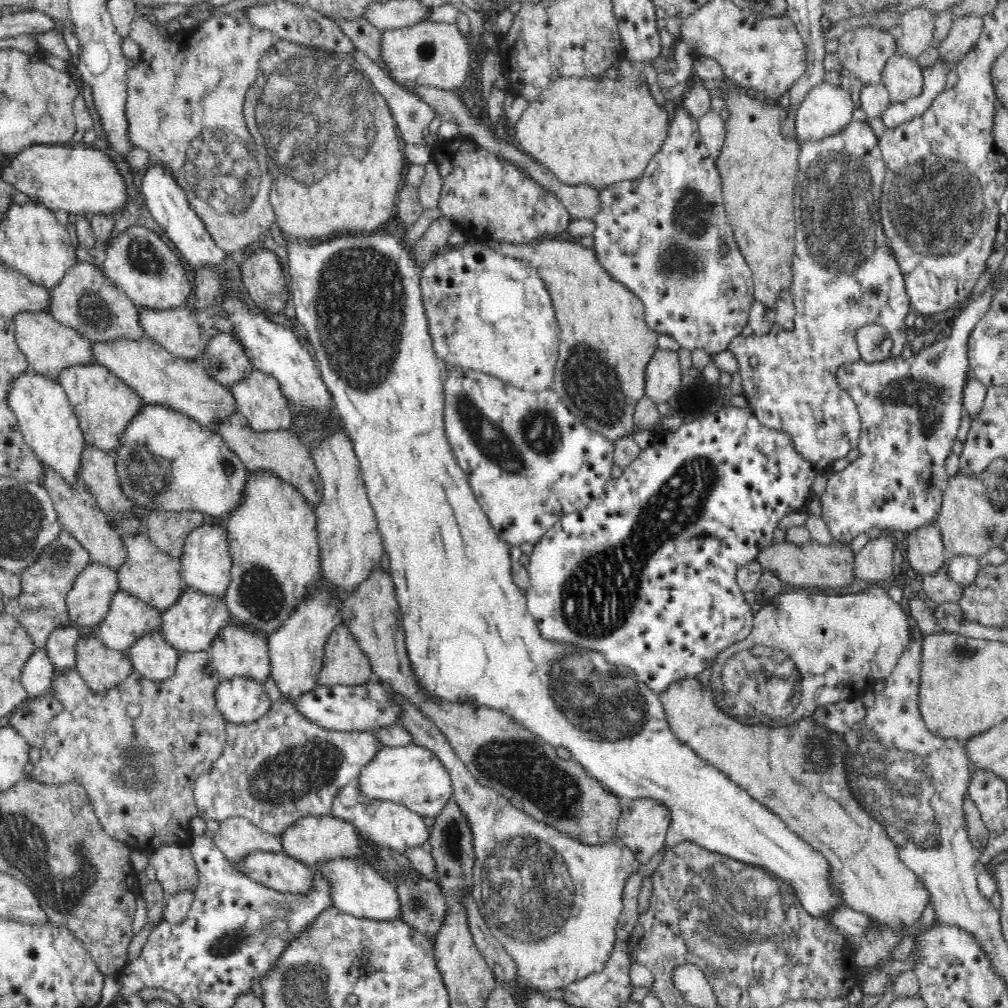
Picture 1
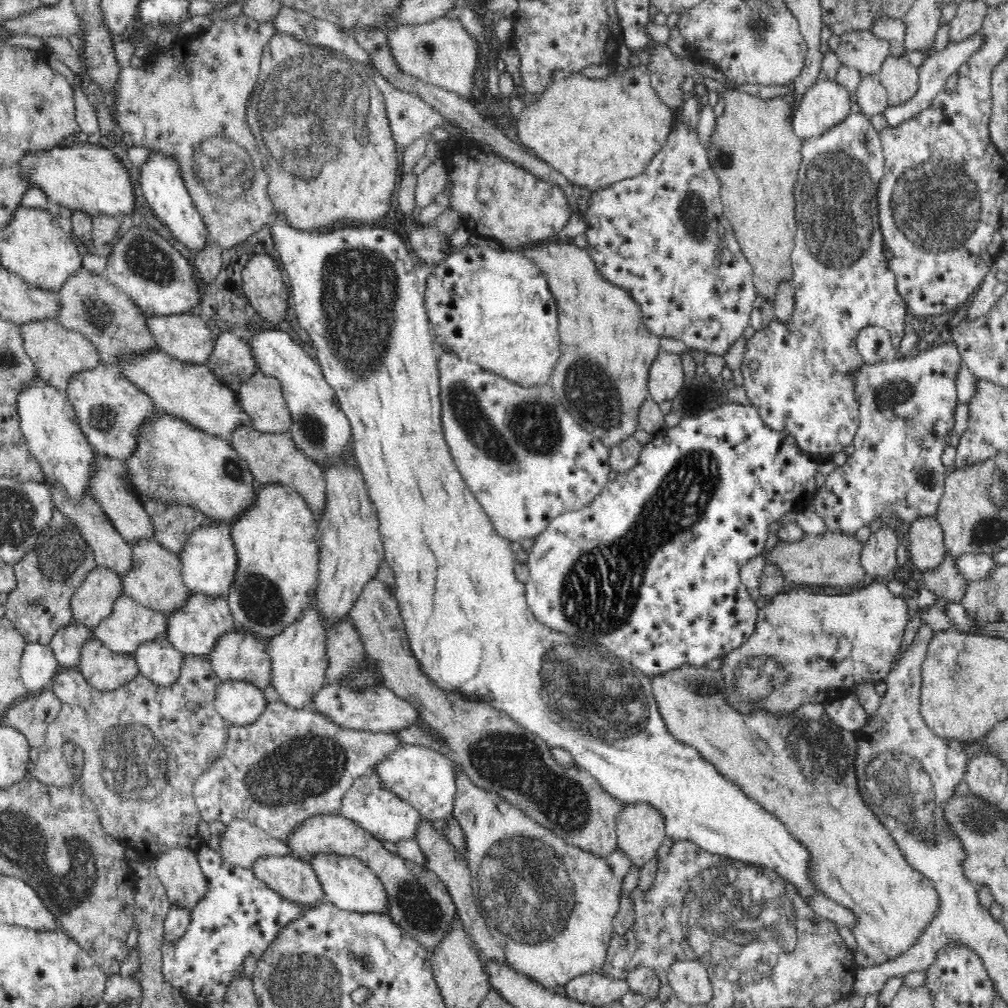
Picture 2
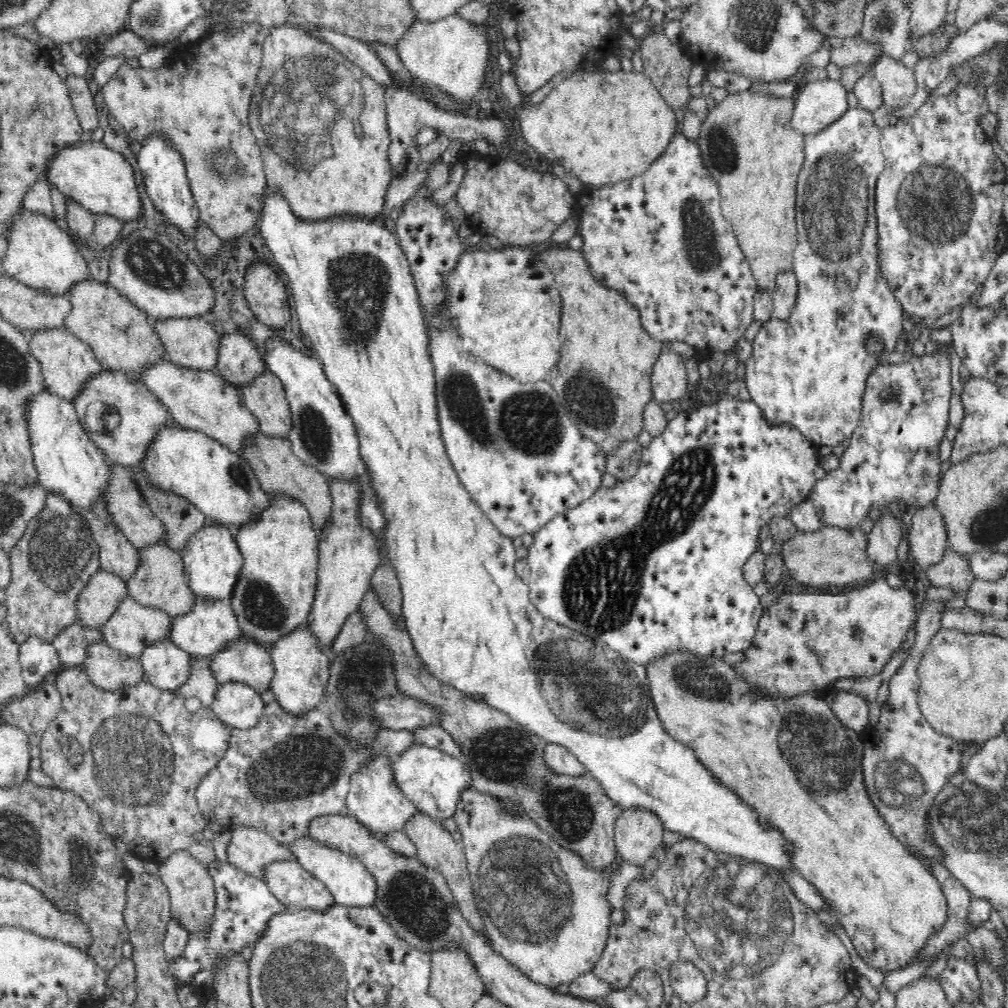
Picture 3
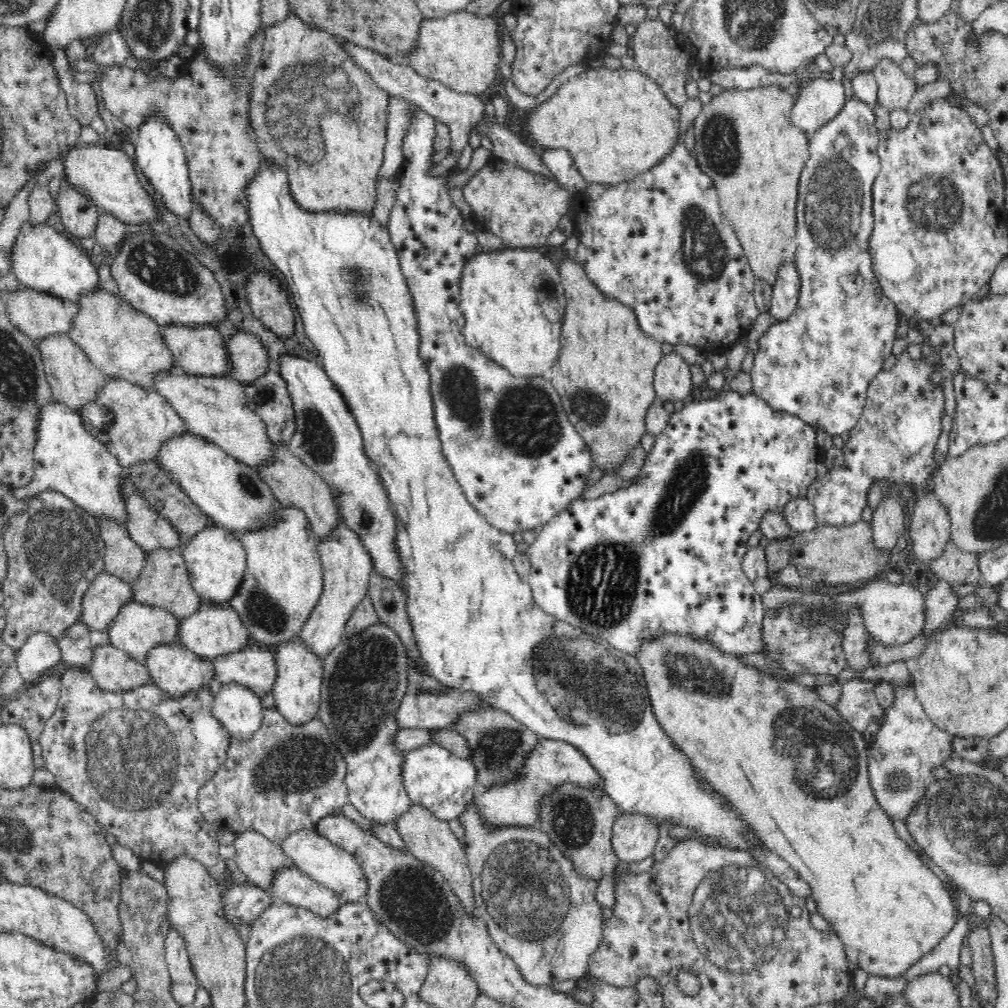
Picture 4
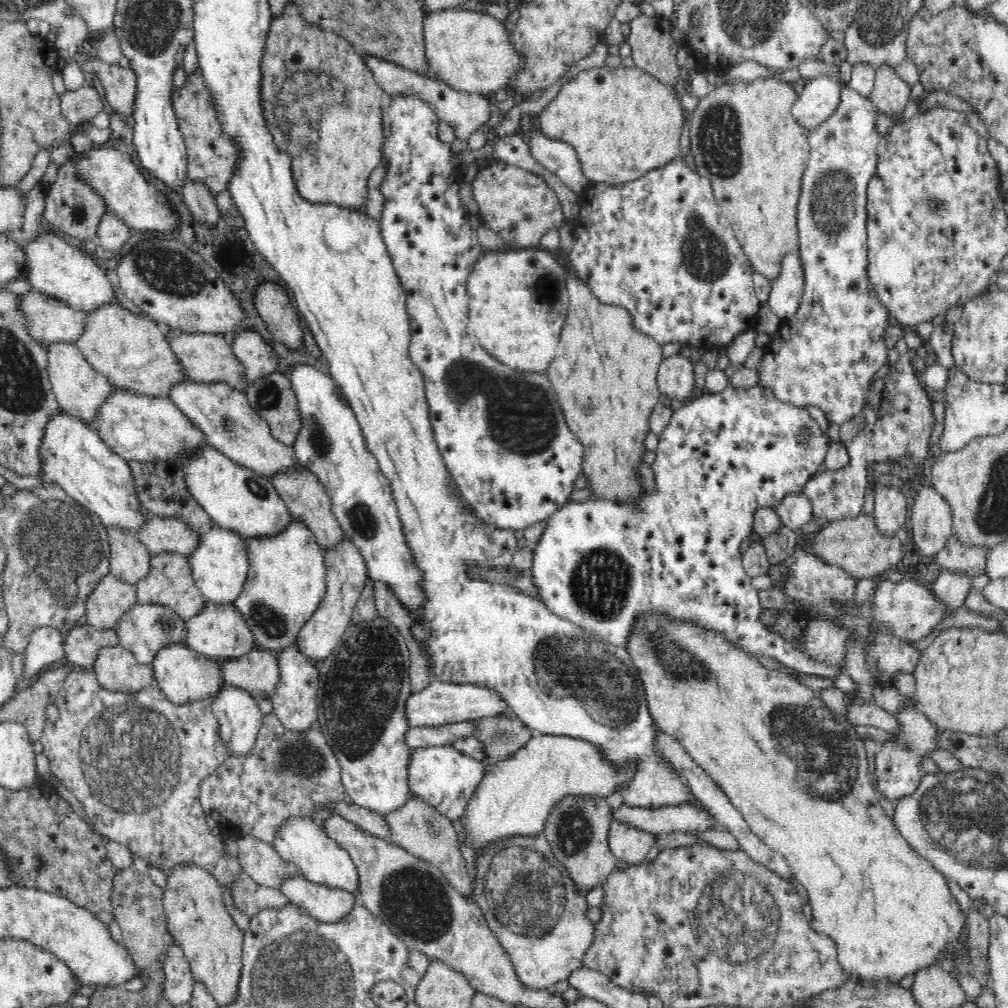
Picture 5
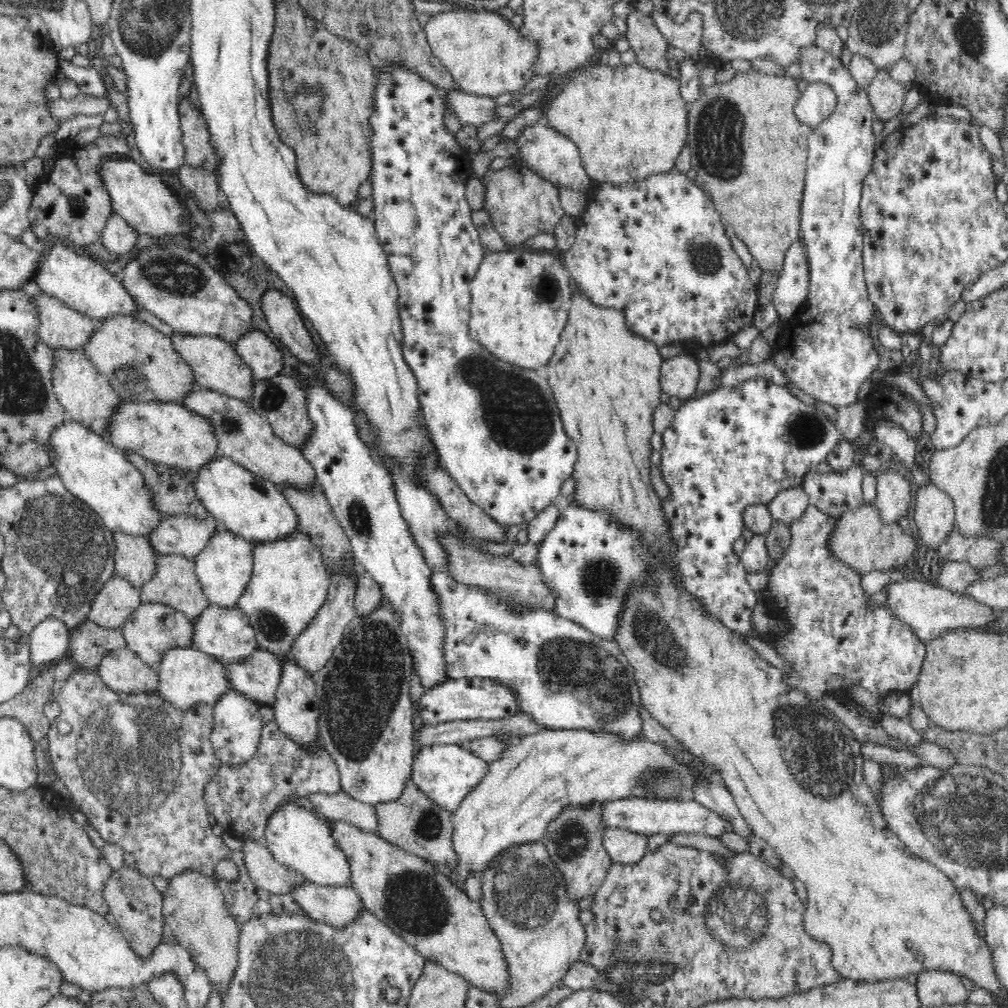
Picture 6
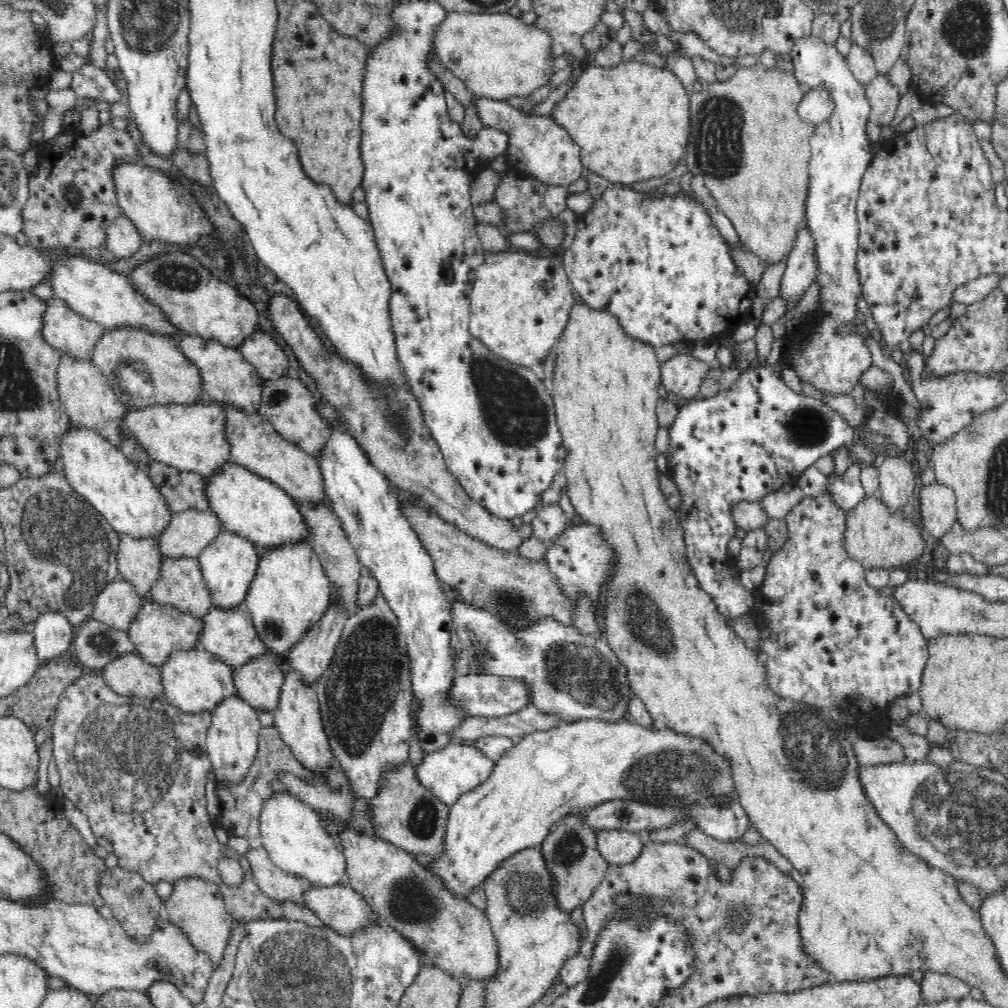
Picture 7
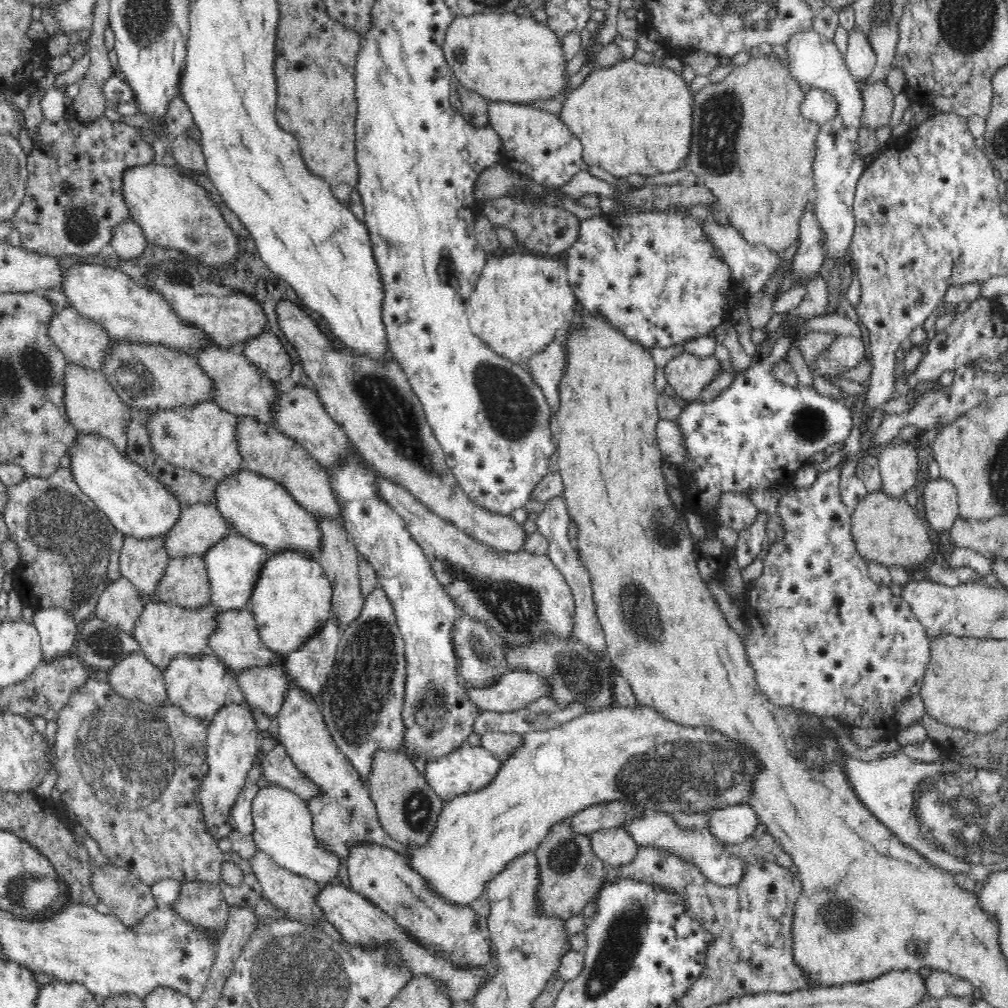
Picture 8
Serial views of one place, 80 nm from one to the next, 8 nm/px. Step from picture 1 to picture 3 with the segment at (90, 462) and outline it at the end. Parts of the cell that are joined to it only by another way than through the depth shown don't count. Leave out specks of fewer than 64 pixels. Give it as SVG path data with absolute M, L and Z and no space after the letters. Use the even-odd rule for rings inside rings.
M113 464L112 476L110 476L110 484L108 484L108 507L106 509L137 549L154 546L154 544L166 545L168 542L166 525L152 512L144 495L140 492L133 468Z

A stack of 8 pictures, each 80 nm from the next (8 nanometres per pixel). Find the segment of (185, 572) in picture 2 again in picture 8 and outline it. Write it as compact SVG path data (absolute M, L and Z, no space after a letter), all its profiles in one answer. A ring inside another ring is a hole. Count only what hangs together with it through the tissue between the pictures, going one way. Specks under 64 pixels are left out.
M235 532L207 550L203 557L210 579L211 602L218 605L222 611L249 607L256 580L258 580L264 564L268 562L268 554L266 547Z

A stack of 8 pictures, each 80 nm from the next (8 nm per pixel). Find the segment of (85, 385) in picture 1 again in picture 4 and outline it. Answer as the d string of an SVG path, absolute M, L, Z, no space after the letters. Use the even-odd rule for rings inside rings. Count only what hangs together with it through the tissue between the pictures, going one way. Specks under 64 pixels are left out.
M110 379L95 402L84 408L82 422L86 430L127 467L136 463L156 463L167 442L189 434L184 419L162 395L115 379Z

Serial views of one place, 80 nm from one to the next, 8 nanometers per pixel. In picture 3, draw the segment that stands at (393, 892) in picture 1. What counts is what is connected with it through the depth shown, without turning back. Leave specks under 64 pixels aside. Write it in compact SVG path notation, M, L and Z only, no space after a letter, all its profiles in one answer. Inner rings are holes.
M306 834L286 844L298 865L314 878L323 882L334 895L338 905L368 906L374 902L375 882L372 875L355 857L331 847L310 834Z

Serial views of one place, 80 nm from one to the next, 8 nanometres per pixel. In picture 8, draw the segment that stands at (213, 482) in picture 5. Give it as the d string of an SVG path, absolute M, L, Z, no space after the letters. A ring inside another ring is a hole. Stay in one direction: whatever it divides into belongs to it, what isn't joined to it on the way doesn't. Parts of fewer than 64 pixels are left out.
M242 470L217 483L215 498L220 513L231 522L235 533L266 547L269 553L296 552L318 558L323 549L320 516L306 510L275 480L250 470Z

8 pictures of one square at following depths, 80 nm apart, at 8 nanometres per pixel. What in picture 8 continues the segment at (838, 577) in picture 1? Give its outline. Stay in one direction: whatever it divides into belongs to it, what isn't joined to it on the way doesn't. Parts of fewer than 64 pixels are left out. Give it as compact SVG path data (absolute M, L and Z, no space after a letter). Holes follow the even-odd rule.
M883 490L869 492L866 498L851 513L852 535L856 549L866 561L876 561L890 567L892 564L908 568L914 564L924 564L932 554L932 540L926 530L916 506L906 497L896 497Z

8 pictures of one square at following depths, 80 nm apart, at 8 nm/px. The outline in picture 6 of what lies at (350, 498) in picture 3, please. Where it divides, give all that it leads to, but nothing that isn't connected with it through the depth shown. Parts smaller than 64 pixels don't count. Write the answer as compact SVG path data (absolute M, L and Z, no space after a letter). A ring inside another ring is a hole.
M336 574L335 576L330 575L330 582L329 594L324 606L320 608L320 612L316 614L314 620L308 624L307 629L303 630L300 636L292 642L293 645L288 652L288 656L293 659L295 665L304 668L312 676L315 676L320 669L327 665L336 645L340 644L342 636L344 636L346 625L357 615L356 609L353 607L357 578Z

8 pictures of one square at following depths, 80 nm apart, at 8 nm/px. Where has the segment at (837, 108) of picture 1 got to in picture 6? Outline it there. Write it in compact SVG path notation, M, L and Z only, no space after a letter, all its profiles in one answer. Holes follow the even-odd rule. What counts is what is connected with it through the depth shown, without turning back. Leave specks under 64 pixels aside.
M812 82L798 98L795 114L800 122L815 128L833 114L836 103L836 95L827 84Z

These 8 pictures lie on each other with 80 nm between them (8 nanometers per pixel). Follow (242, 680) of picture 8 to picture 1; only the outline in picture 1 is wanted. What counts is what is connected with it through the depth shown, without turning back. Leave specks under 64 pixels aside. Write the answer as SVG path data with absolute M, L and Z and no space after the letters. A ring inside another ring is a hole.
M228 622L227 626L220 628L208 651L211 655L212 664L221 680L234 677L250 677L262 683L271 673L267 639L258 636L254 630L241 628Z

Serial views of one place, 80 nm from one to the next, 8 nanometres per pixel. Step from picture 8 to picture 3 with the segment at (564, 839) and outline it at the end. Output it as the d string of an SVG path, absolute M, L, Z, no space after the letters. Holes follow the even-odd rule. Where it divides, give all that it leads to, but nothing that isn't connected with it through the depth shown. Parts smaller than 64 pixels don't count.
M369 589L367 596L360 604L366 623L368 623L369 634L378 635L380 641L388 645L388 649L394 653L396 660L396 676L398 676L398 687L405 695L422 699L426 703L432 703L442 709L442 720L438 722L440 727L448 730L454 739L462 747L462 761L468 763L472 773L472 788L486 795L498 796L498 798L515 798L521 802L521 806L527 810L528 817L538 827L546 832L554 841L558 842L564 850L578 855L582 863L590 871L606 871L617 862L617 850L614 842L614 826L623 809L615 805L605 794L602 785L591 775L574 778L573 776L557 776L549 772L543 766L543 741L541 738L530 732L523 724L510 718L508 714L482 702L476 702L466 696L460 690L445 685L443 681L432 676L414 648L408 632L404 632L404 624L396 622L380 605L376 597Z

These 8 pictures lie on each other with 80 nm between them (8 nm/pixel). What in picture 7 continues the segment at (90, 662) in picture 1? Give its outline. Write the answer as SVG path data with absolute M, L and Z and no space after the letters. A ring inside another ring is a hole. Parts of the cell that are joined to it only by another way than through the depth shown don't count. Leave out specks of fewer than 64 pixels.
M137 652L120 654L101 671L108 686L120 696L163 699L161 667L146 662Z

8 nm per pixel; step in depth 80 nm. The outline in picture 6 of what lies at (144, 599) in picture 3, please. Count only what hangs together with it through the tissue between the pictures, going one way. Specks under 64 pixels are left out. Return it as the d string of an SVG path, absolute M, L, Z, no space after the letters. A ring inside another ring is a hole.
M176 554L158 555L154 578L140 589L142 603L162 603L183 612L188 618L198 618L211 602L203 592L195 568L196 563L193 559Z

